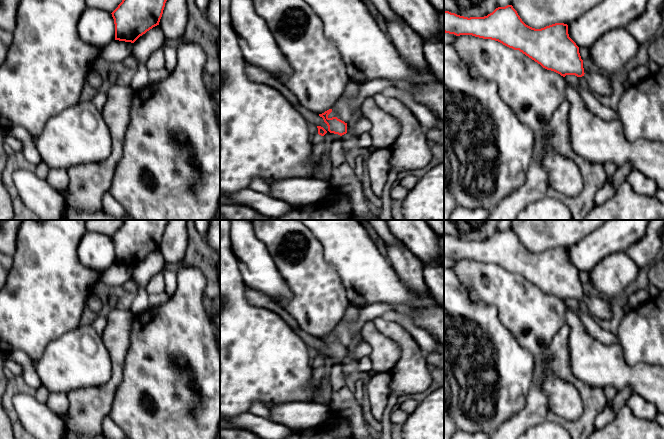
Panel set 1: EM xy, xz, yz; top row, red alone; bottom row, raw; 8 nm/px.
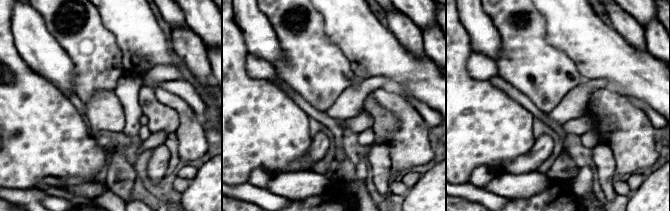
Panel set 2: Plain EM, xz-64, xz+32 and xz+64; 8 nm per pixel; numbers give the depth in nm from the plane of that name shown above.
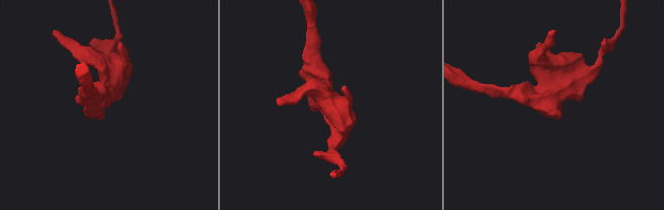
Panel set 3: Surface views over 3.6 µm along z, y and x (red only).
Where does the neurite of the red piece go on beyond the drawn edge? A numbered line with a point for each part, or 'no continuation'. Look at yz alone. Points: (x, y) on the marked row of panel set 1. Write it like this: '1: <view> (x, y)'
1: yz (598, 82)

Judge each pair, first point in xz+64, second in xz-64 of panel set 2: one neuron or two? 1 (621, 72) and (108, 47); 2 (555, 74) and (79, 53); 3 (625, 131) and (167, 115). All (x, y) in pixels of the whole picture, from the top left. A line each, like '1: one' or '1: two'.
1: two
2: one
3: two

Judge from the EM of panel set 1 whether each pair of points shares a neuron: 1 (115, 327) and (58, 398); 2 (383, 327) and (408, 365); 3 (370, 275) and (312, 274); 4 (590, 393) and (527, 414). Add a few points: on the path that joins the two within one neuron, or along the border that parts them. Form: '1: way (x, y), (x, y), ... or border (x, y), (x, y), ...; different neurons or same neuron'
1: border (65, 393), (68, 399), (67, 411); different neurons
2: way (394, 333), (408, 347), (408, 354); same neuron
3: border (324, 254), (324, 259), (340, 279), (346, 296); different neurons
4: way (589, 414), (579, 424), (565, 424), (548, 414); same neuron

